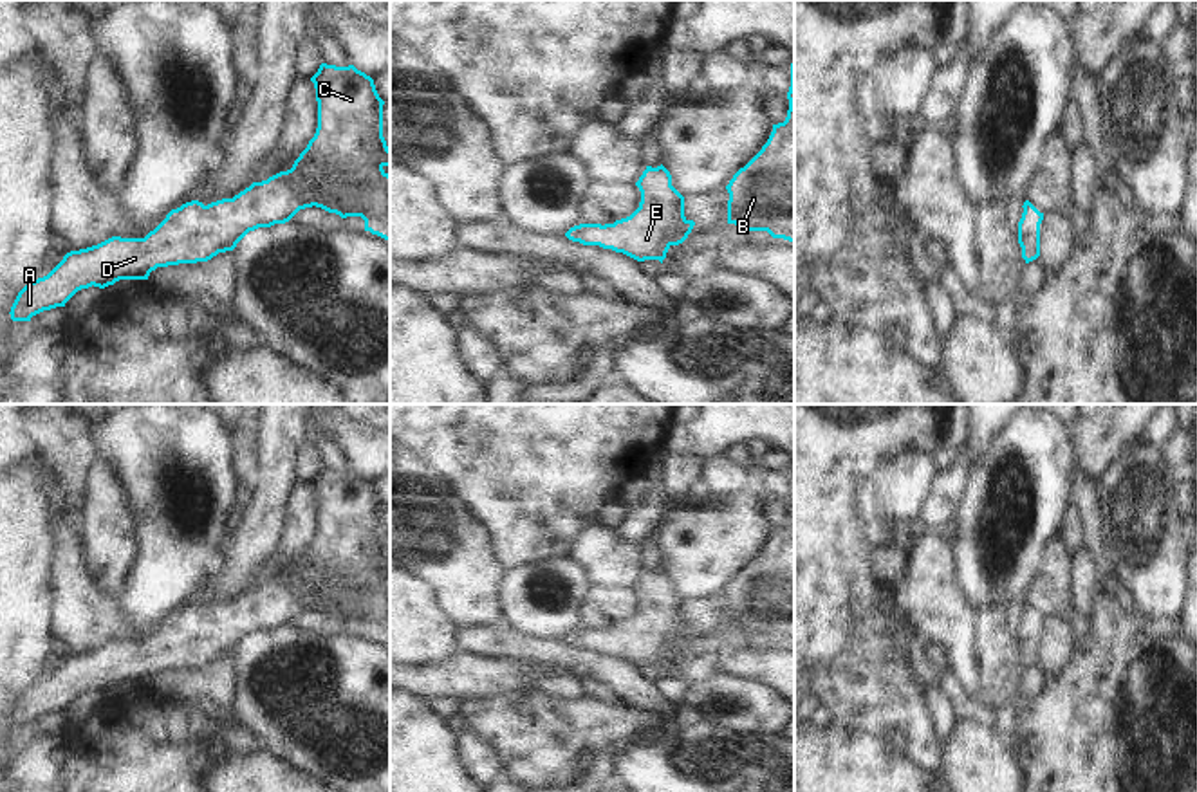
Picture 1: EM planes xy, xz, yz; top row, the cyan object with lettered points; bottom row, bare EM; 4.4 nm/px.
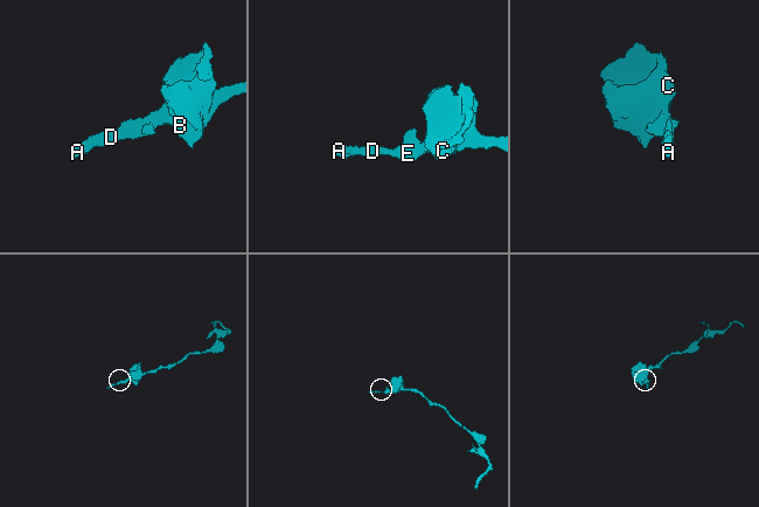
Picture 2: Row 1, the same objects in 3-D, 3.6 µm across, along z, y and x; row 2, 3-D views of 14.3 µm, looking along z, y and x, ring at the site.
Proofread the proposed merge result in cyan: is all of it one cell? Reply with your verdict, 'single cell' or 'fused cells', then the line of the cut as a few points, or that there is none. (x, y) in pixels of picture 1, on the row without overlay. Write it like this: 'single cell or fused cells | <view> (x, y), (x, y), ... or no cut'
single cell | no cut

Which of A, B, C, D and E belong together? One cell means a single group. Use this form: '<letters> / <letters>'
A B C D E

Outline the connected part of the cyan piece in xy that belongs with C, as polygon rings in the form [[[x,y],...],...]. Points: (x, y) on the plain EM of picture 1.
[[[321,467],[311,485],[316,493],[318,532],[291,574],[280,576],[267,585],[253,586],[233,603],[222,603],[208,610],[199,604],[186,606],[181,612],[172,613],[144,642],[112,640],[97,649],[67,657],[47,680],[31,686],[18,696],[9,716],[11,723],[31,725],[32,720],[43,714],[65,711],[78,695],[92,689],[105,693],[119,684],[148,684],[150,677],[157,671],[208,666],[218,657],[233,655],[249,635],[285,628],[300,613],[312,610],[336,617],[341,622],[361,621],[365,624],[365,635],[390,646],[390,579],[383,574],[385,570],[390,570],[390,552],[383,541],[385,505],[379,502],[374,483],[354,469],[336,471]]]

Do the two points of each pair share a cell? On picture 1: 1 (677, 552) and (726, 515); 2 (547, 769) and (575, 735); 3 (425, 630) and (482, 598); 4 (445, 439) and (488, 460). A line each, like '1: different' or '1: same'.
1: same
2: same
3: different
4: same

